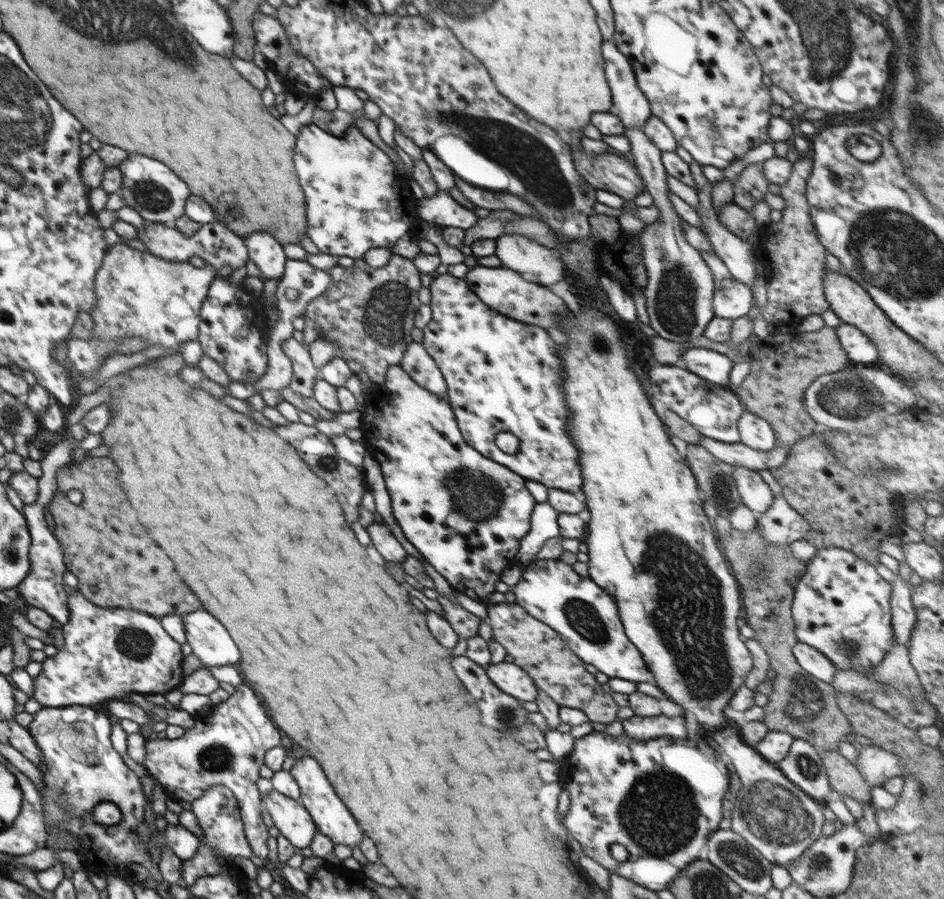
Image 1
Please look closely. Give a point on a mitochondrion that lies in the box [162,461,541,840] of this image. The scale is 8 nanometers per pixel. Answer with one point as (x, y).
(214, 757)

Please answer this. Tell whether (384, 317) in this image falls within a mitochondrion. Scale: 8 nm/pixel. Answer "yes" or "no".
yes

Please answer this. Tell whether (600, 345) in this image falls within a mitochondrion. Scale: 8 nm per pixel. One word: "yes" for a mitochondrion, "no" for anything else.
yes

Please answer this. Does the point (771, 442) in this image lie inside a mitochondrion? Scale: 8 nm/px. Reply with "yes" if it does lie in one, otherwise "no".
no

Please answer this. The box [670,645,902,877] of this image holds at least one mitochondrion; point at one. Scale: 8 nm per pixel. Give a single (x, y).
(775, 813)

